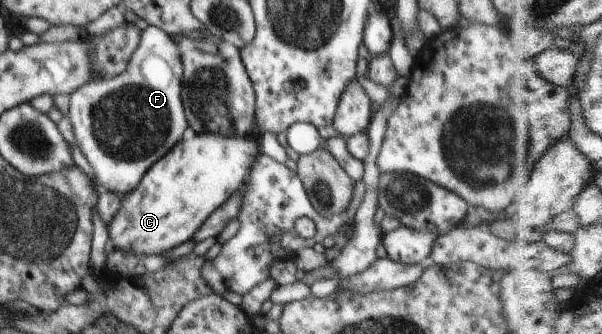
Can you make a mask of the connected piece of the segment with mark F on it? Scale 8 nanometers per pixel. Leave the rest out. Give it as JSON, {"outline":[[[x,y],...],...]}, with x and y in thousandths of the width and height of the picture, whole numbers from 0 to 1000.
{"outline":[[[249,75],[236,90],[231,138],[201,222],[136,251],[116,281],[111,350],[121,374],[128,440],[151,488],[168,563],[193,575],[201,599],[236,542],[251,494],[291,437],[291,419],[297,425],[297,413],[304,413],[304,395],[311,389],[301,293],[304,213],[302,156],[294,129],[267,81]]]}

